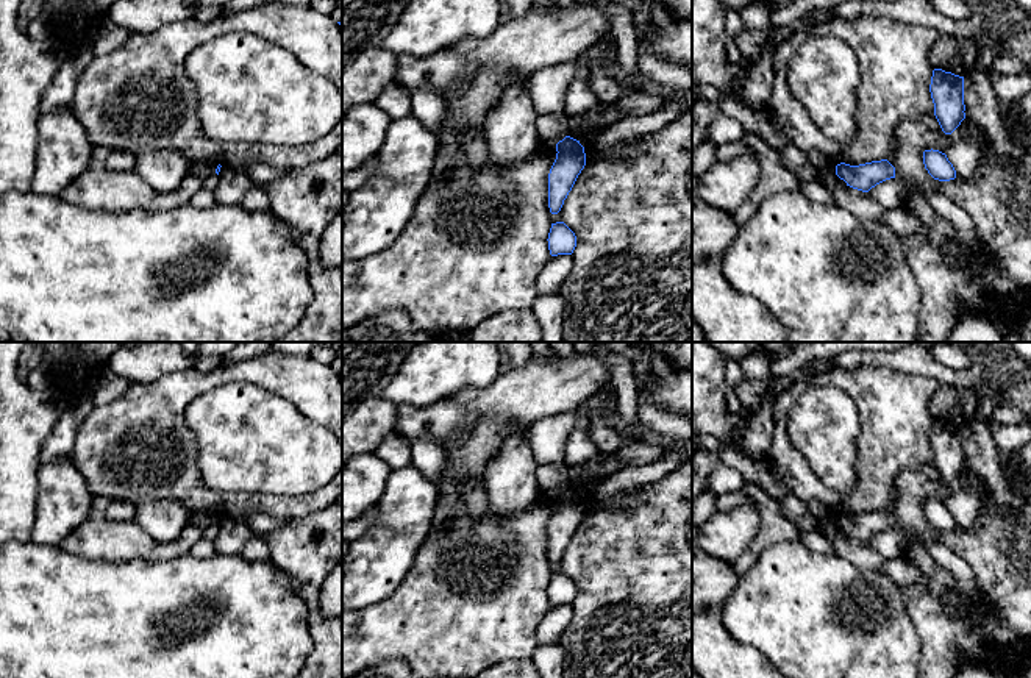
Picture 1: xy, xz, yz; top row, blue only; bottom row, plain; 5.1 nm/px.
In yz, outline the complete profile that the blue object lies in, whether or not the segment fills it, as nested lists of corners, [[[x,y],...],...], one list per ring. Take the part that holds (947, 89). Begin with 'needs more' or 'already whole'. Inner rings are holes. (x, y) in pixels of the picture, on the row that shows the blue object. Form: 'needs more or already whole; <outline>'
already whole; [[[934,69],[929,92],[942,131],[951,134],[965,119],[964,77]]]

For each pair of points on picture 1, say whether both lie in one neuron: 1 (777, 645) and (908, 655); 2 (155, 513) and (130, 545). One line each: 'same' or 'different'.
1: same
2: different

